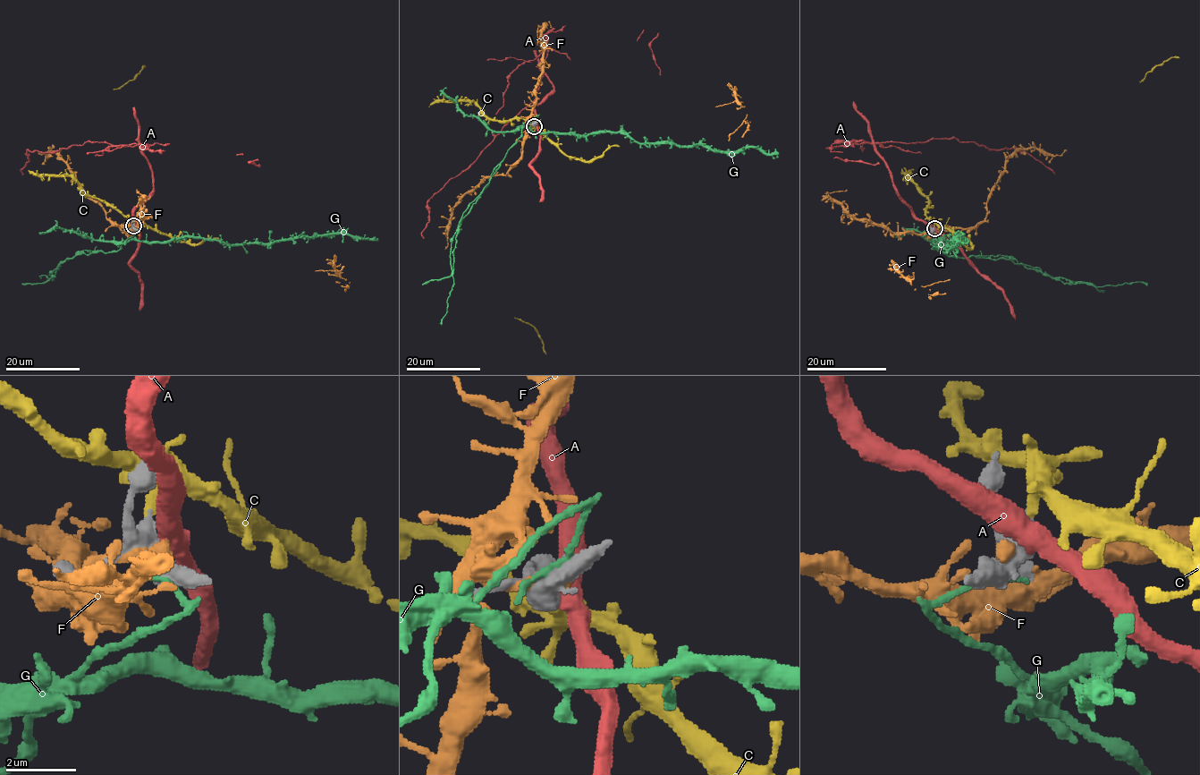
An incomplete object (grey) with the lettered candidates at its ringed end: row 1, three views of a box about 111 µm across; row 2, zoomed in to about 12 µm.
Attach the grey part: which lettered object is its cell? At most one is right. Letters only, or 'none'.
none

